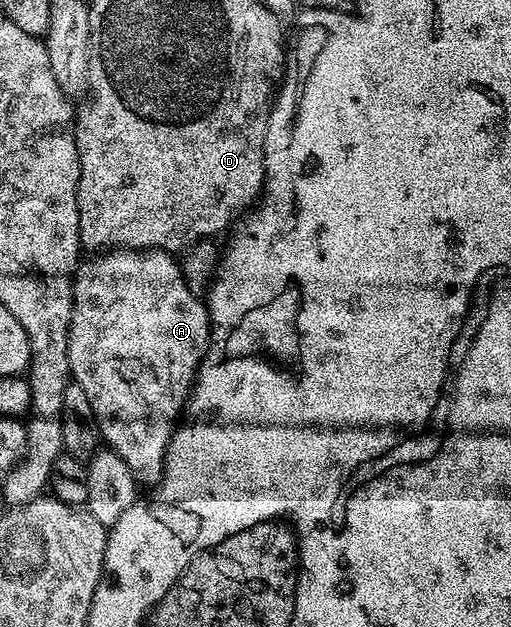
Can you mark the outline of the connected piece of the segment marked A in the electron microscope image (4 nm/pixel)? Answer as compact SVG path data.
M107 250L94 258L87 258L75 270L75 279L71 285L73 290L73 310L69 322L69 338L67 339L67 353L69 366L74 381L85 390L89 397L89 406L93 406L97 417L97 427L102 439L107 440L112 451L129 466L140 485L154 486L163 477L163 459L167 453L167 444L171 440L177 425L181 420L181 413L186 409L191 390L195 386L195 376L199 373L199 366L203 363L207 347L211 344L211 318L209 308L200 297L189 290L180 261L170 252L162 250Z

